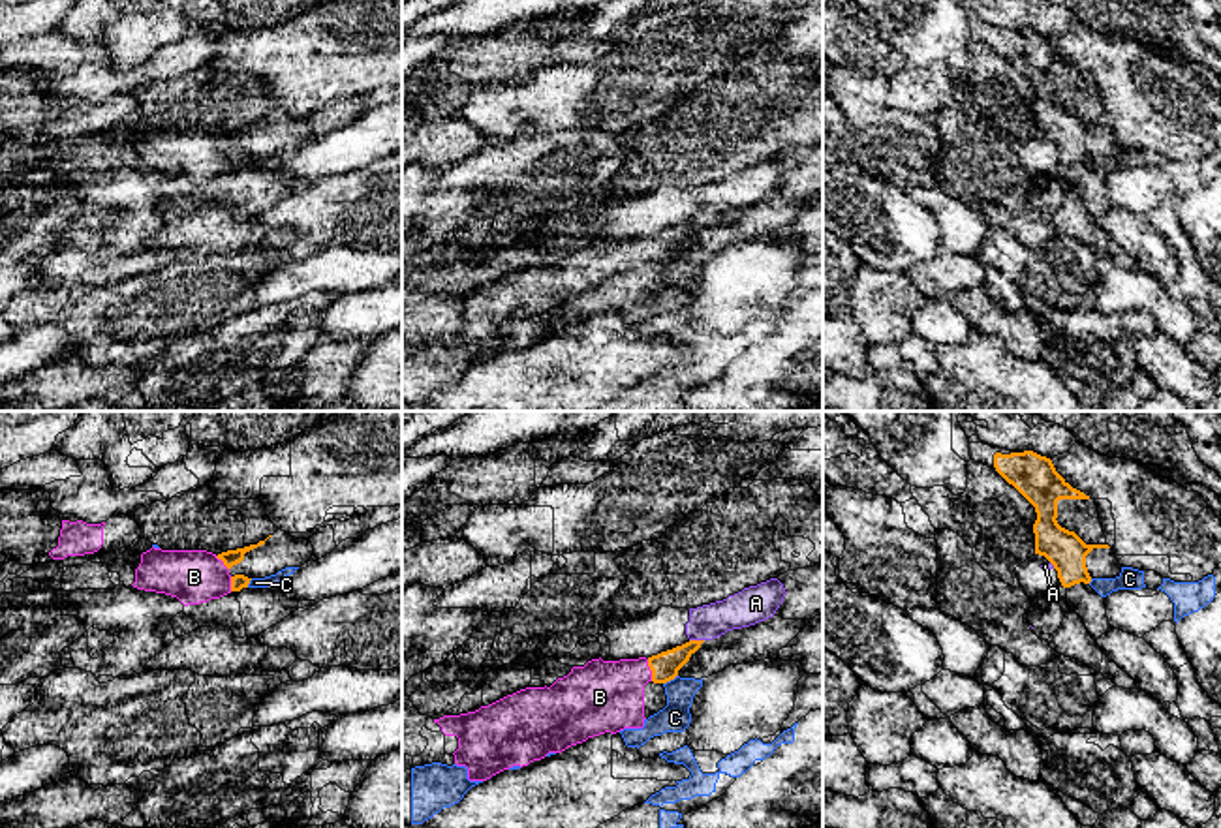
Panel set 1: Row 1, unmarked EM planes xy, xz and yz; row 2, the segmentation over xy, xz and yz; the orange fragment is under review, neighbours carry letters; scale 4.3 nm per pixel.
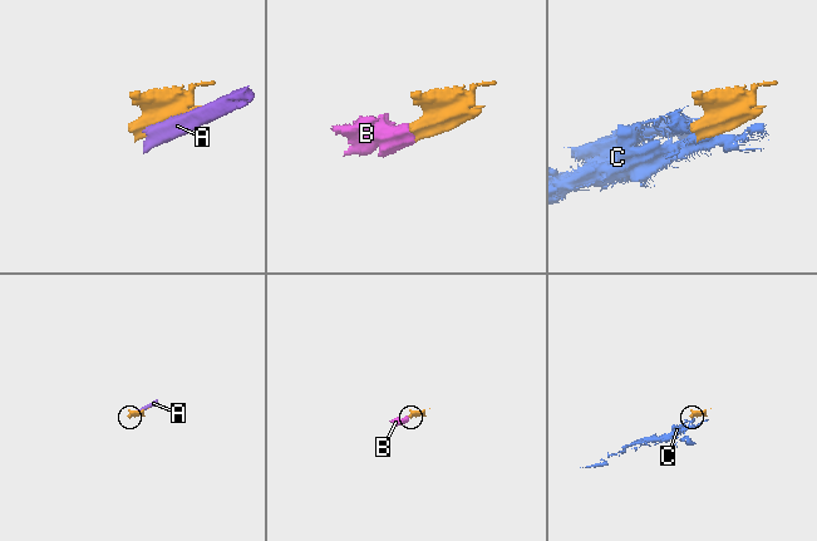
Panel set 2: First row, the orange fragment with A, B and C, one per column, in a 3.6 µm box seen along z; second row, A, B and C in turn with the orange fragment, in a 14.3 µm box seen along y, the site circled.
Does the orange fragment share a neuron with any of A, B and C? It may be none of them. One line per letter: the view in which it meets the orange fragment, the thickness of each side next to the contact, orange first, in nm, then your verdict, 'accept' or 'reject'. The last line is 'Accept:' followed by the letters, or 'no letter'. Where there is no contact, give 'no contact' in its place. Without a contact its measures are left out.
A: xz | 120/150 nm | reject
B: xz | 120/300 nm | accept
C: xz | 120/130 nm | reject
Accept: B

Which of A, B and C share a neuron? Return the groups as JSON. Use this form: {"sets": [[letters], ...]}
{"sets": [["A"], ["B"], ["C"]]}

